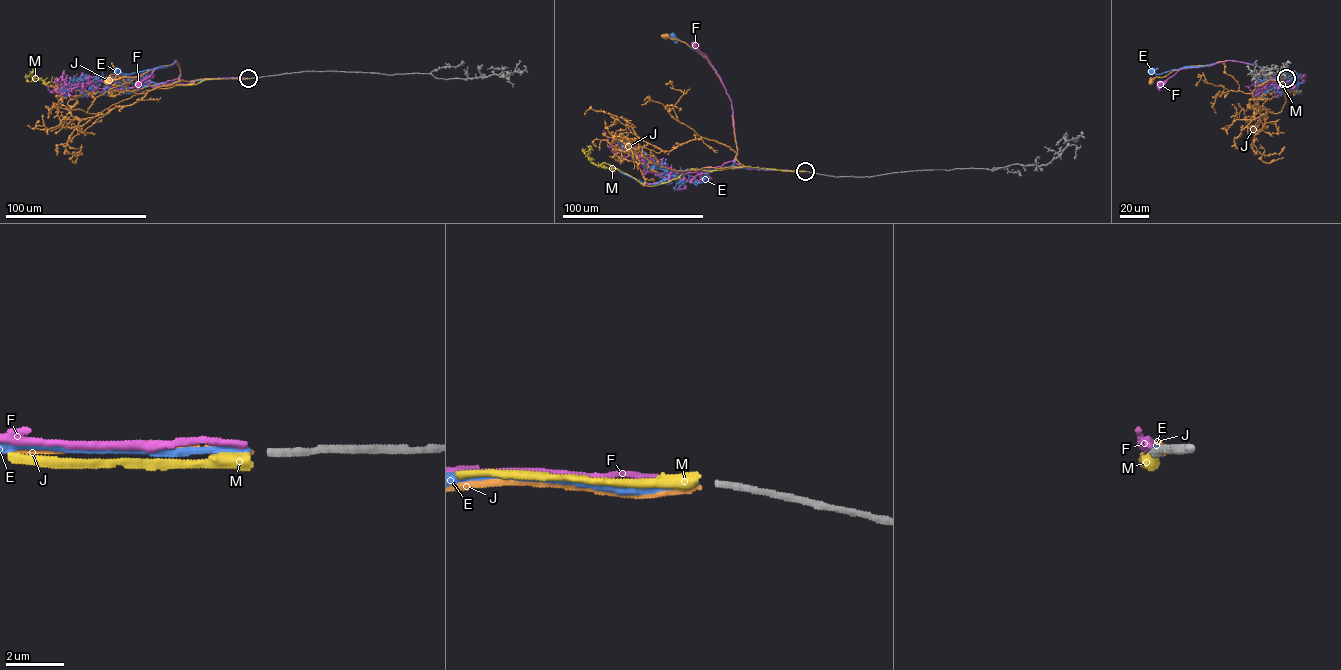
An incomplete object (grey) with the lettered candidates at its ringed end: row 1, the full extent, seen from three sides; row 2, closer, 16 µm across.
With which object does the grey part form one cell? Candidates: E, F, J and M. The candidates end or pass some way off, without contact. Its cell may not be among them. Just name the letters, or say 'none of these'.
E

